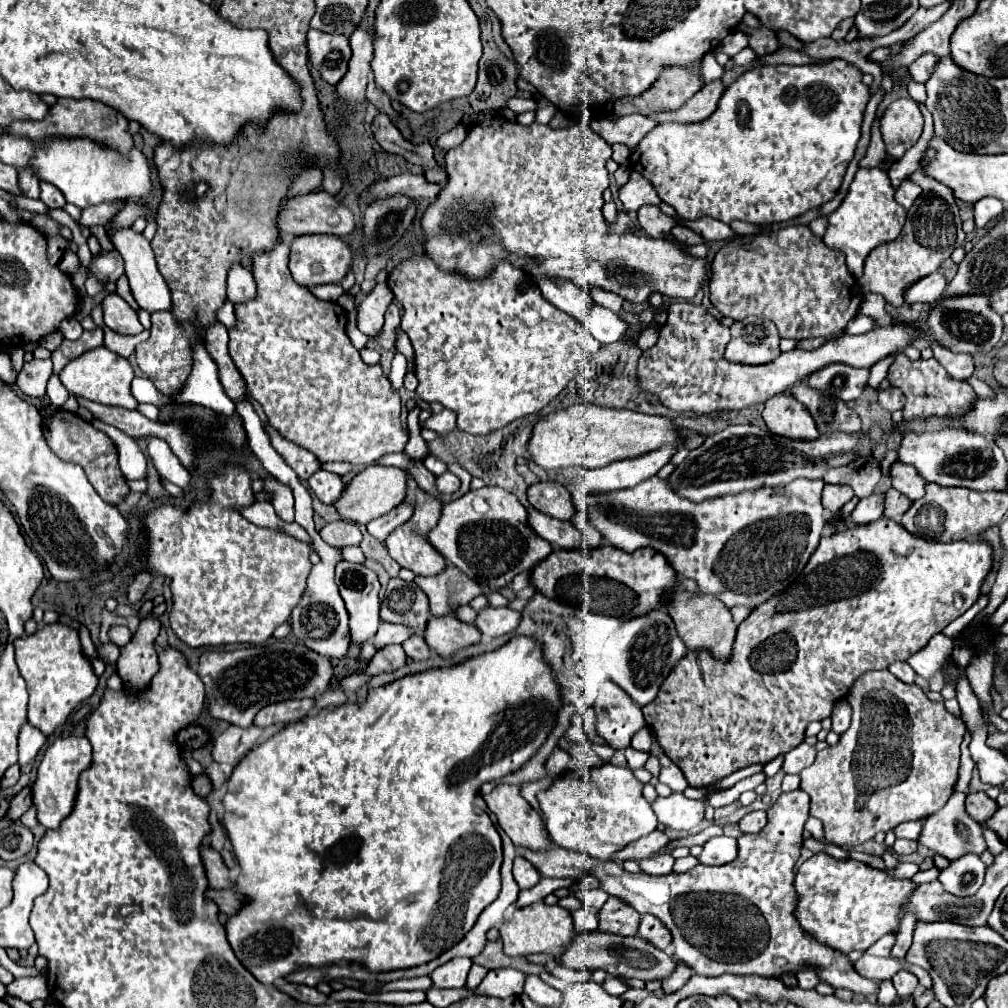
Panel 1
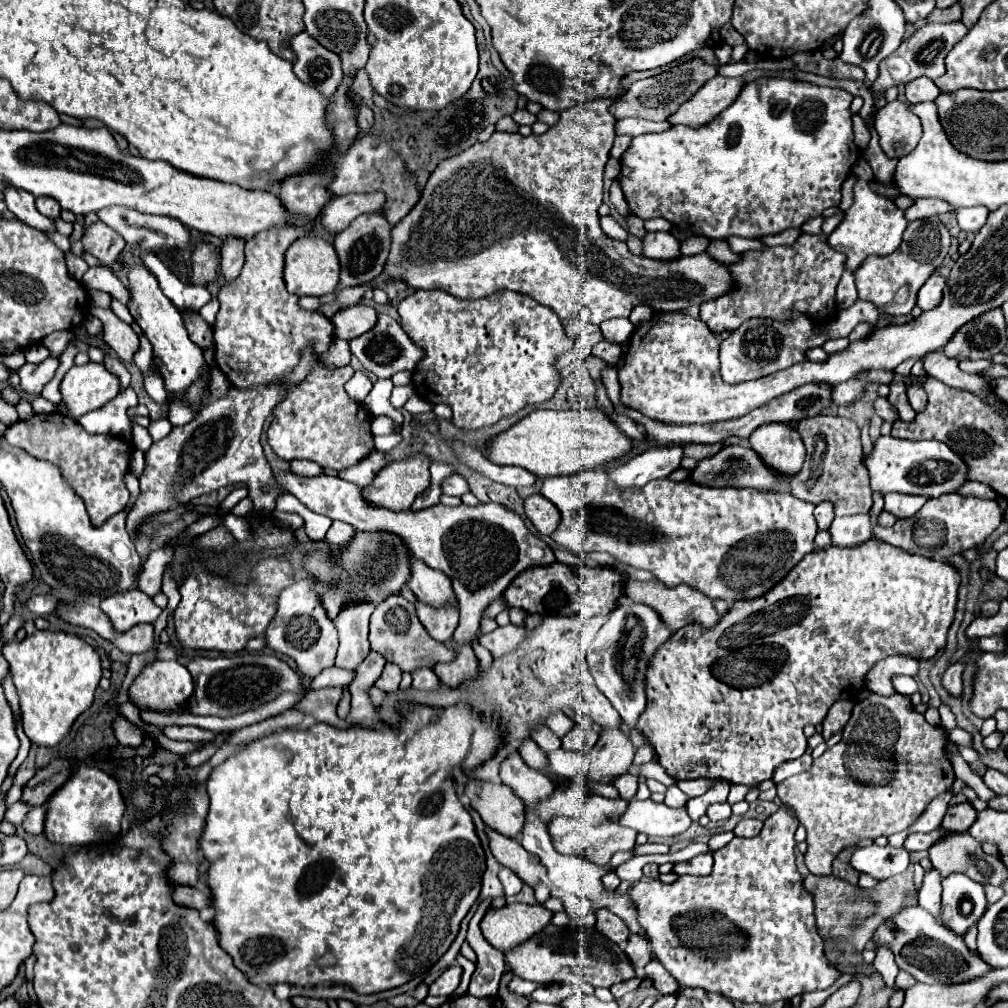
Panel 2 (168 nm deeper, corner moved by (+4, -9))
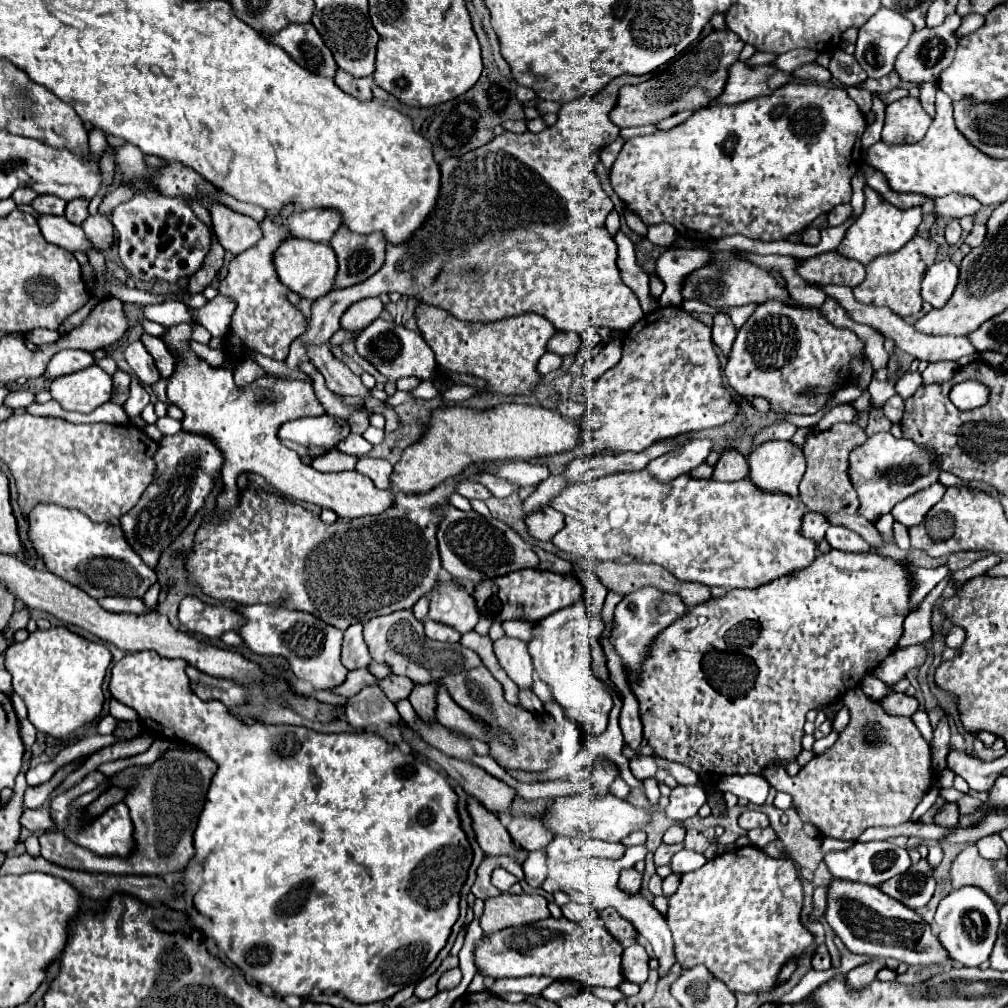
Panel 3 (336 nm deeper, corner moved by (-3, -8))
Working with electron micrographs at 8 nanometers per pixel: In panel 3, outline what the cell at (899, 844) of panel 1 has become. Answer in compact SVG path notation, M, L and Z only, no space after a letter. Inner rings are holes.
M857 842L849 850L825 854L823 860L827 862L827 866L835 878L863 882L863 884L871 884L871 886L879 886L881 882L885 882L897 874L903 874L911 866L911 858L909 858L907 850L893 842Z

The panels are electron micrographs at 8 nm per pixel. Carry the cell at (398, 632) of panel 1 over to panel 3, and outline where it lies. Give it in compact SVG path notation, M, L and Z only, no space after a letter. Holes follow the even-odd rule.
M373 684L371 688L363 688L363 692L347 700L347 722L353 728L363 730L367 726L399 724L401 716L395 704L391 704L391 700L383 696L383 690L379 688L379 684Z

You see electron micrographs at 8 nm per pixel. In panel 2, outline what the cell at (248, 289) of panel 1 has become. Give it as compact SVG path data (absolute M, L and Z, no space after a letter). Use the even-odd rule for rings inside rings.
M224 237L222 247L220 247L220 265L224 271L226 279L238 277L242 265L244 265L244 239L240 237Z

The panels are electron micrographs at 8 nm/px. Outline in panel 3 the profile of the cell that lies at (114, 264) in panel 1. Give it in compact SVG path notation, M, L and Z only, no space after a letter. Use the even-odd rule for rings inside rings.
M97 214L97 216L89 216L83 224L81 224L87 240L93 244L95 250L105 252L115 244L115 228L111 224L109 218Z

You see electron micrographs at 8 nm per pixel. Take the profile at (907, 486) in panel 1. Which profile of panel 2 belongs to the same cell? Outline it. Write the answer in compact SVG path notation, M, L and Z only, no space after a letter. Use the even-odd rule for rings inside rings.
M888 493L884 497L886 505L884 509L888 513L892 513L896 519L906 519L906 517L912 517L916 515L922 505L928 501L925 496L922 495L902 495L902 493Z

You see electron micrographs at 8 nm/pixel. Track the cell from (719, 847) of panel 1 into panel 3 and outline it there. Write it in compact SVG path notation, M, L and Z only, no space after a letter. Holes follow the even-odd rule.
M681 850L673 856L671 860L671 870L675 874L687 874L687 872L695 872L699 868L703 868L707 864L707 858L699 852L693 852L693 850Z

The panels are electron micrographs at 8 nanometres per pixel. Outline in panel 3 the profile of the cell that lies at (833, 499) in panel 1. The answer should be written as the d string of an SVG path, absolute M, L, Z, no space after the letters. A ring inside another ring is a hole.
M807 510L803 516L803 528L801 530L803 530L803 536L821 542L825 538L825 532L829 526L831 526L831 522L827 522L823 514Z

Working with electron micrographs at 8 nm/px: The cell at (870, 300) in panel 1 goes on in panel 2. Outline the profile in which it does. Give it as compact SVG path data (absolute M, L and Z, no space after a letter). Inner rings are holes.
M856 301L850 309L840 311L828 323L826 321L812 321L812 317L804 317L802 313L790 313L788 321L780 319L750 319L742 323L738 329L730 333L728 339L720 343L720 375L726 383L744 383L750 379L760 379L780 369L788 369L794 363L806 361L806 351L814 347L822 347L826 339L848 337L850 331L860 323L868 321L873 327L880 314L878 309L868 301Z

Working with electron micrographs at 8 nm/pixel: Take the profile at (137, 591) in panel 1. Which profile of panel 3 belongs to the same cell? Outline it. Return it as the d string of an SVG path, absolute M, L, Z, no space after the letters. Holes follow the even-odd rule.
M101 598L99 604L109 612L129 612L129 614L147 614L147 612L151 612L145 606L143 598Z

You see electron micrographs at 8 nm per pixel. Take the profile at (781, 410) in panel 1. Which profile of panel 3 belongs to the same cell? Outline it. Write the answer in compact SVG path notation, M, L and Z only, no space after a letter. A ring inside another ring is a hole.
M769 440L749 454L749 478L763 490L779 490L797 496L797 486L805 472L801 446L785 440Z

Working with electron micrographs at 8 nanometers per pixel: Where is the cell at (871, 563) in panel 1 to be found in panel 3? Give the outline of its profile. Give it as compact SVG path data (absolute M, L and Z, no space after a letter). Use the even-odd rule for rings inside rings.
M831 550L827 554L817 556L813 564L809 564L807 568L799 572L791 572L791 576L781 576L779 580L773 580L763 588L729 590L727 596L723 598L715 598L715 600L711 598L707 604L699 604L687 610L685 616L675 620L675 624L665 628L655 638L649 650L649 658L643 664L639 686L633 688L639 700L643 738L653 748L653 754L657 758L685 764L691 770L695 770L701 778L709 778L711 774L715 774L715 778L723 778L729 774L763 774L763 770L769 764L793 762L801 752L801 738L805 736L803 724L807 712L823 710L837 698L845 696L847 690L857 688L863 676L871 674L879 662L883 662L891 652L895 652L903 636L903 622L911 612L911 602L909 602L911 592L913 592L913 580L907 562L895 560L891 556L883 556L877 550L869 550L861 554Z

